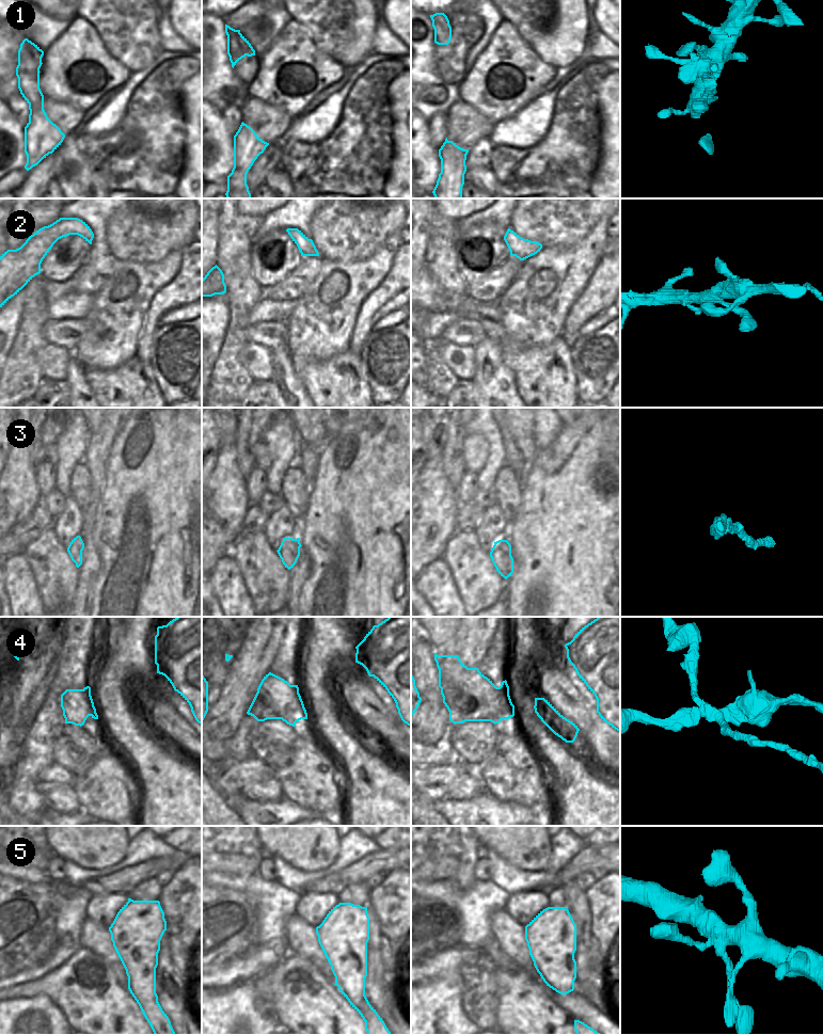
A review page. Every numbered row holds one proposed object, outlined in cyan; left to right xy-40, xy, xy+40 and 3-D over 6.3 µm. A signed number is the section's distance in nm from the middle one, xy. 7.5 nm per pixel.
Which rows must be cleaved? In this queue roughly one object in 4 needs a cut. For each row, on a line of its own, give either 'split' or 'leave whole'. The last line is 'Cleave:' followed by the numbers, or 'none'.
1: split
2: leave whole
3: leave whole
4: split
5: leave whole
Cleave: 1, 4

